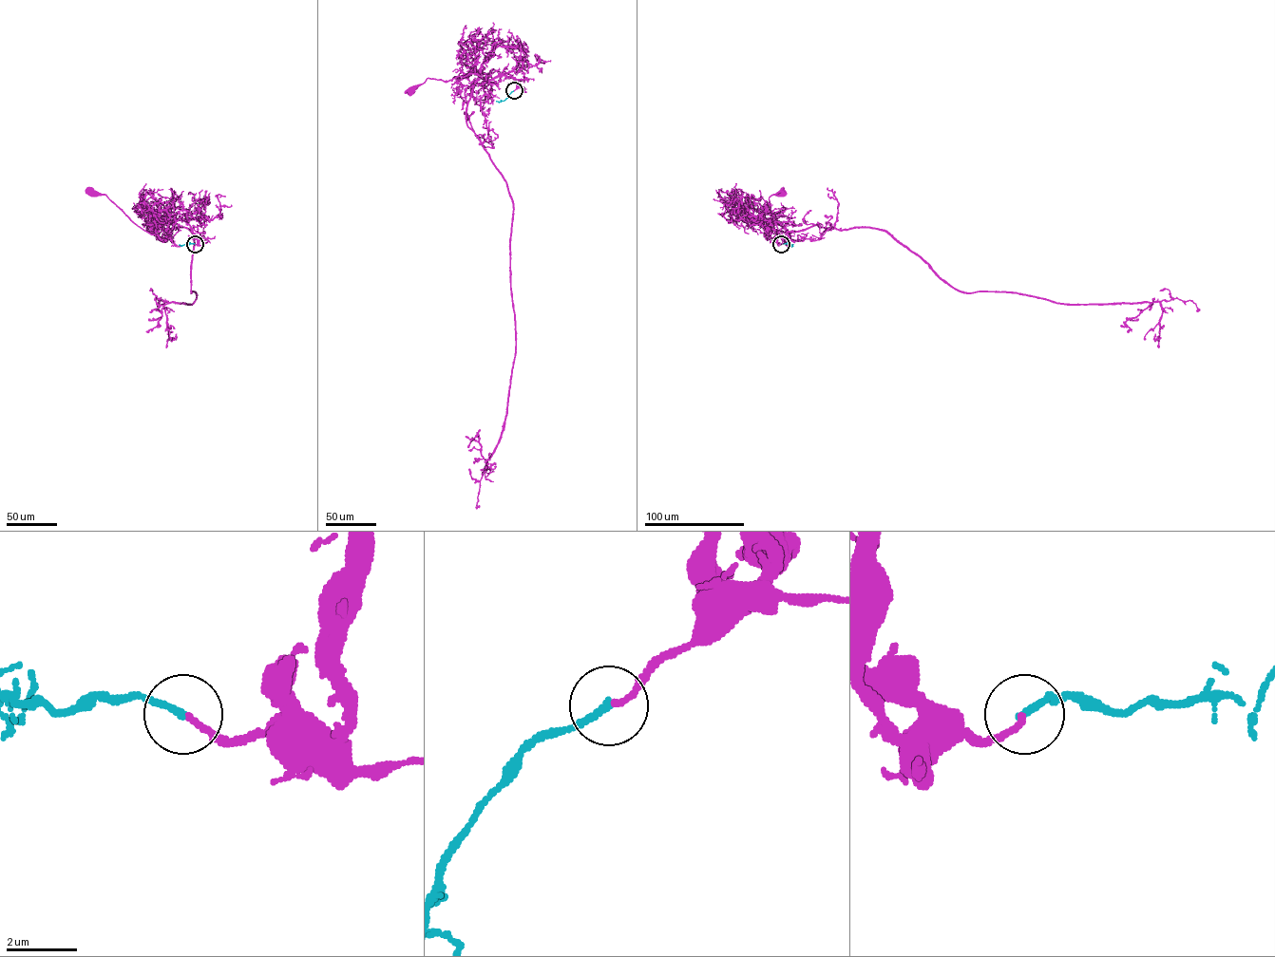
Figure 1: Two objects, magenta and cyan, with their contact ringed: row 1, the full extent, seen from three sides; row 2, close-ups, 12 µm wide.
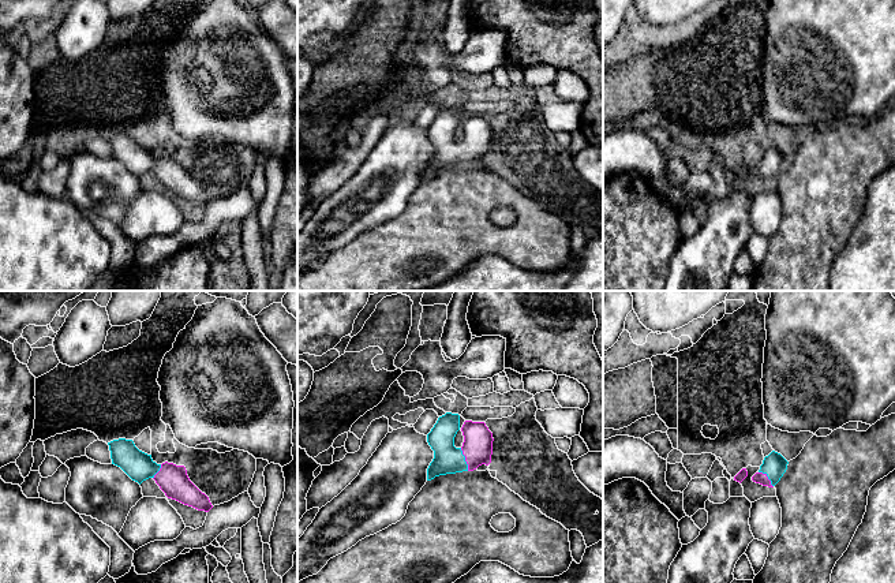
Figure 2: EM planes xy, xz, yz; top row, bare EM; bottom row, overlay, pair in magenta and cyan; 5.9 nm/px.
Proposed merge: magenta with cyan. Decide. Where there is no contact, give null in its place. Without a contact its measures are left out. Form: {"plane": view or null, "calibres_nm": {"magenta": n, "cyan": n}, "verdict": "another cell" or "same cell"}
{"plane": "xz", "calibres_nm": {"magenta": 180, "cyan": 170}, "verdict": "same cell"}

